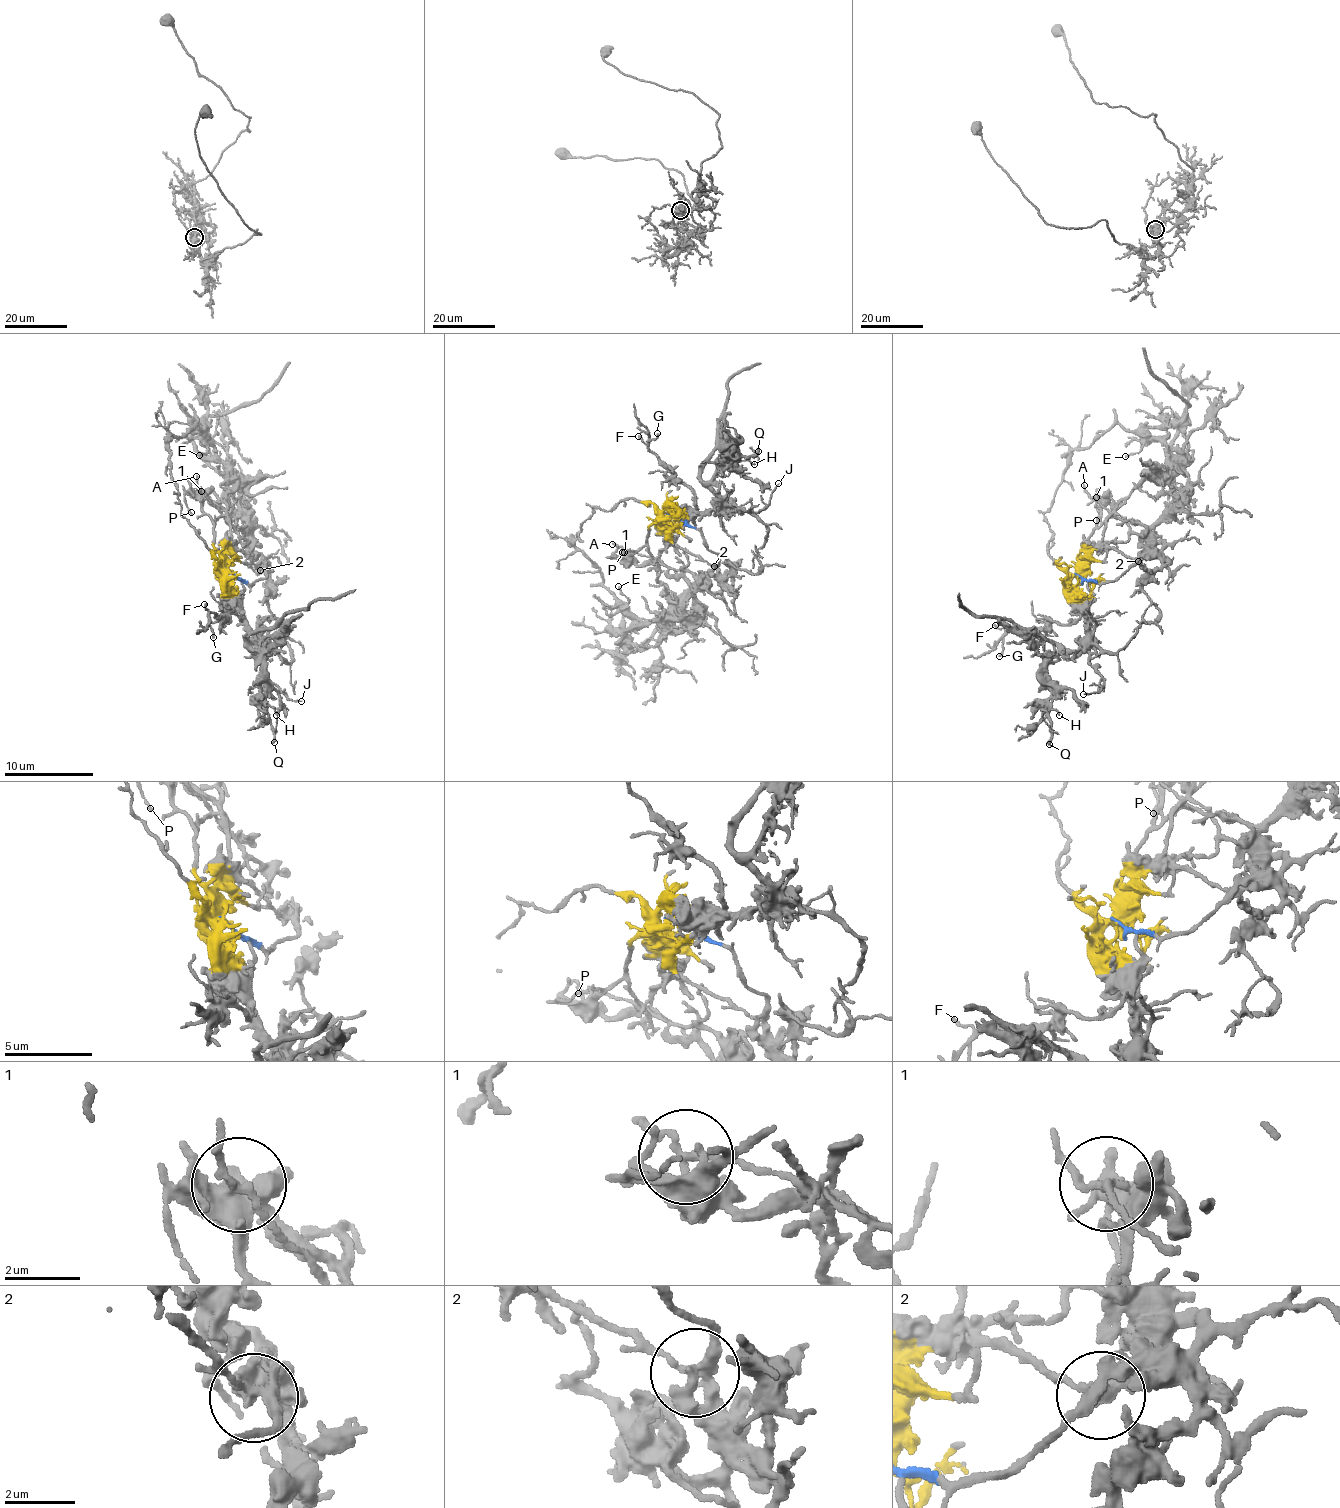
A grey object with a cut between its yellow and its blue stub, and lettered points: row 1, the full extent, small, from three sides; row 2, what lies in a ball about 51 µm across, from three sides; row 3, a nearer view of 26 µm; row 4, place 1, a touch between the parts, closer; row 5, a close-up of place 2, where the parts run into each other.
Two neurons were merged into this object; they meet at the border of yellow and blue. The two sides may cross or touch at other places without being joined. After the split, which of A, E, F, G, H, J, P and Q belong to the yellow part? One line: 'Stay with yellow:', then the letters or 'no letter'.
Stay with yellow: A, F, G, H, J, P, Q

